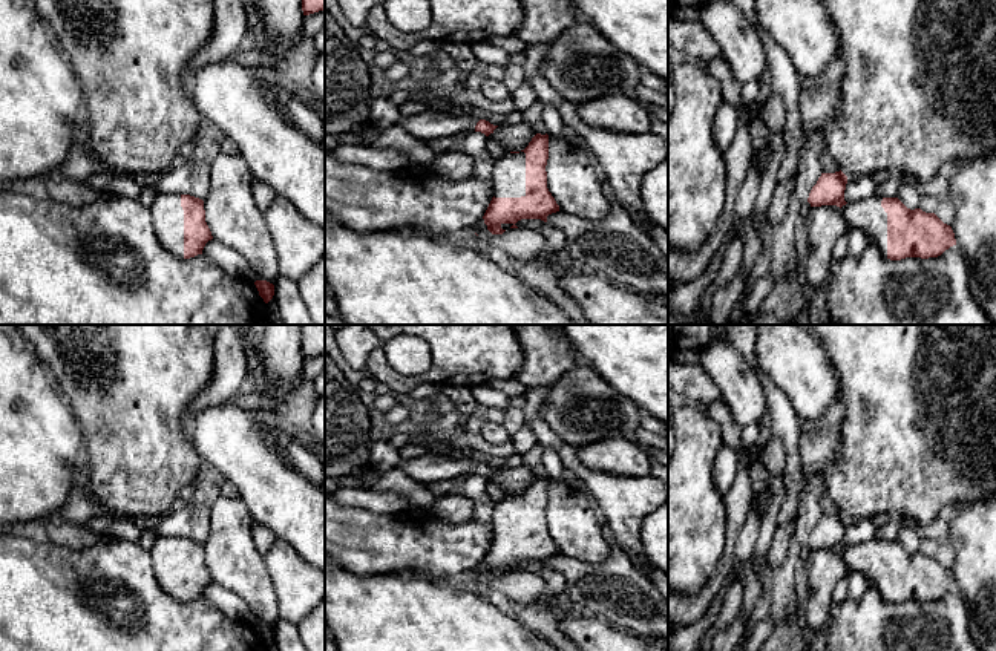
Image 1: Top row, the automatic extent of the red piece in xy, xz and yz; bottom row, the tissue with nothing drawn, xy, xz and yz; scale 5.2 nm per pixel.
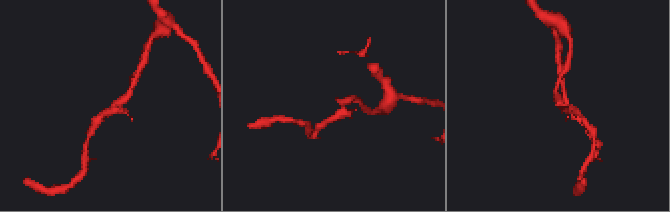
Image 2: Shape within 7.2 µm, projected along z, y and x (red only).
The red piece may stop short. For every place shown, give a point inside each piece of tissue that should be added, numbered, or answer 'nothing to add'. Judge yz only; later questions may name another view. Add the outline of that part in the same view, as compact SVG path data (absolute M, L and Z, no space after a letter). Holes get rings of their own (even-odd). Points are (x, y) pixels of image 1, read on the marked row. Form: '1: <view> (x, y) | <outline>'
1: yz (868, 215) | M869 196L841 207L849 230L861 230L867 240L878 245L880 253L887 257L887 213L881 207L883 198Z

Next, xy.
1: xy (167, 216) | M158 195L149 208L156 240L167 253L184 257L184 210L181 207L181 195Z

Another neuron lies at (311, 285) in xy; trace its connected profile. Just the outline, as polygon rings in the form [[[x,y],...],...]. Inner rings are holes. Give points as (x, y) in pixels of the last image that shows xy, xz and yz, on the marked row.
[[[325,253],[320,260],[297,280],[300,297],[314,325],[325,325]]]

